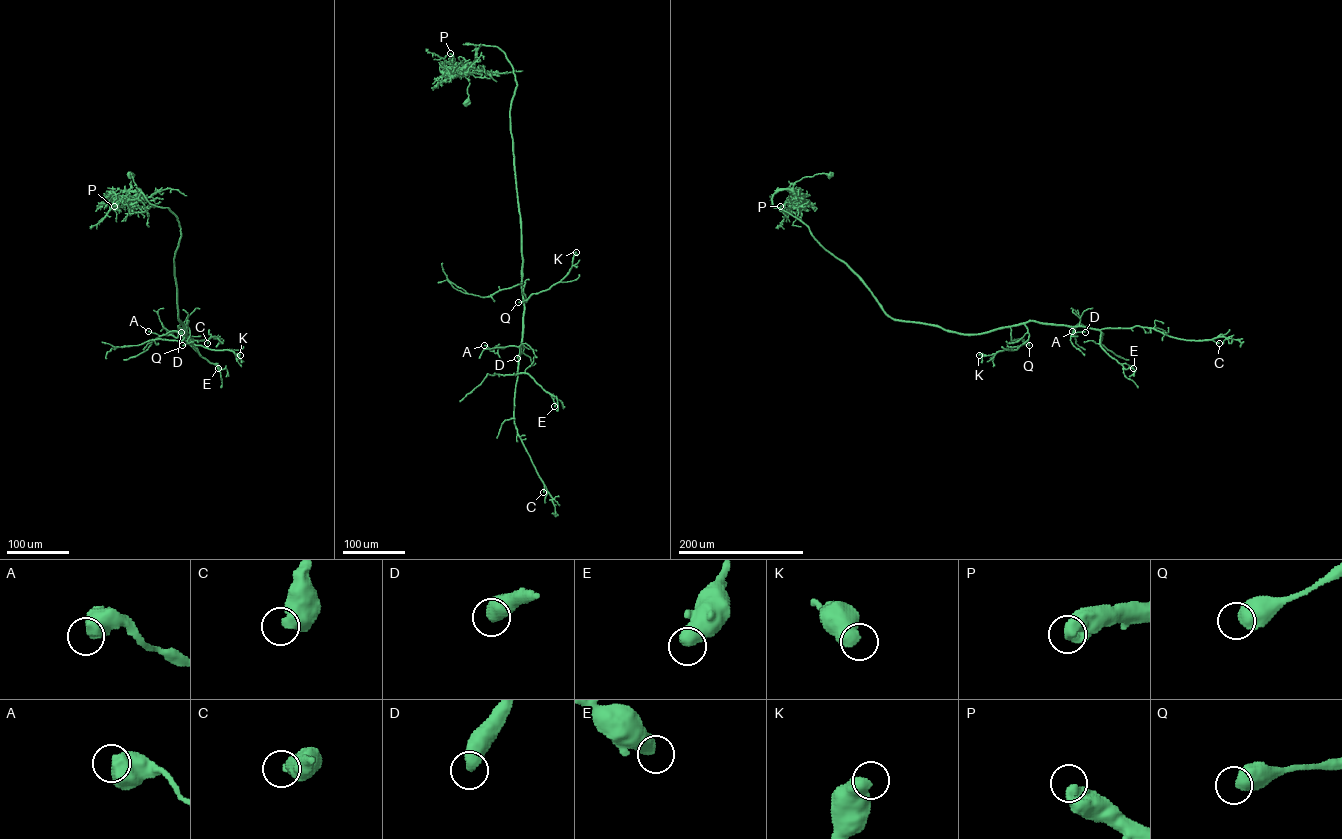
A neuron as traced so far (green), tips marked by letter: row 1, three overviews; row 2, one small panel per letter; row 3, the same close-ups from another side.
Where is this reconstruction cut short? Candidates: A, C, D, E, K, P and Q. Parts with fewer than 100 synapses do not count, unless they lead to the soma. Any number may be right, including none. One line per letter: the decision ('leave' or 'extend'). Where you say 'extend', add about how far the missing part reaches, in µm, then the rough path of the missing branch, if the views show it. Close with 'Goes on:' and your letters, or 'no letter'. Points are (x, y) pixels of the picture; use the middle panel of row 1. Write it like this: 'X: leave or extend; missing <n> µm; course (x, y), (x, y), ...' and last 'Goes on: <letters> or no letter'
A: leave
C: leave
D: leave
E: leave
K: leave
P: extend; missing 60 µm; course (450, 53), (445, 44), (437, 41)
Q: leave
Goes on: P

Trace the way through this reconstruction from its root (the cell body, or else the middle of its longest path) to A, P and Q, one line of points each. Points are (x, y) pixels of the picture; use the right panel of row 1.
A: (830, 175), (779, 189), (773, 206), (803, 222), (890, 316), (965, 334), (1030, 321), (1072, 331)
P: (830, 175), (816, 174), (797, 181), (793, 192), (798, 199), (780, 206)
Q: (830, 175), (779, 189), (773, 206), (803, 222), (887, 314), (965, 334), (1024, 324), (1029, 345)

